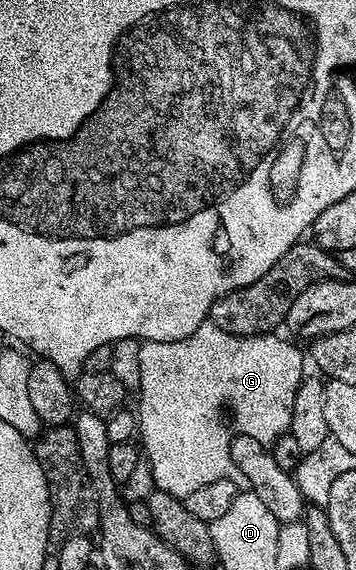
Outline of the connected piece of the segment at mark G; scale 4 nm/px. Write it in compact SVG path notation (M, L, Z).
M209 320L182 341L141 341L138 364L141 365L142 377L136 415L138 436L142 438L141 447L153 474L155 489L183 500L190 496L190 492L214 484L214 480L230 480L238 488L245 485L242 472L238 472L230 456L234 434L224 423L224 406L232 413L236 434L272 444L291 431L294 396L306 377L306 371L299 350L280 336L270 333L258 337L236 337Z

